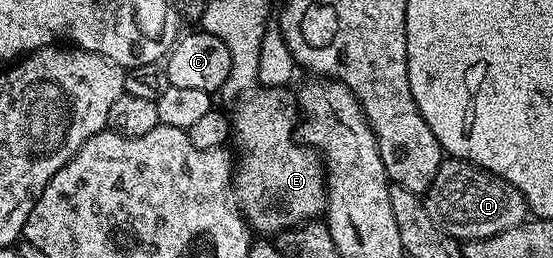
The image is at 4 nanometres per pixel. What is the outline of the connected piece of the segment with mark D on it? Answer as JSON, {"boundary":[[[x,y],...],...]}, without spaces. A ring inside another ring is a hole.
{"boundary":[[[443,160],[430,181],[429,189],[425,190],[424,200],[435,225],[449,237],[459,238],[463,242],[508,231],[508,227],[516,227],[528,217],[524,195],[516,191],[512,183],[492,175],[471,161]]]}

